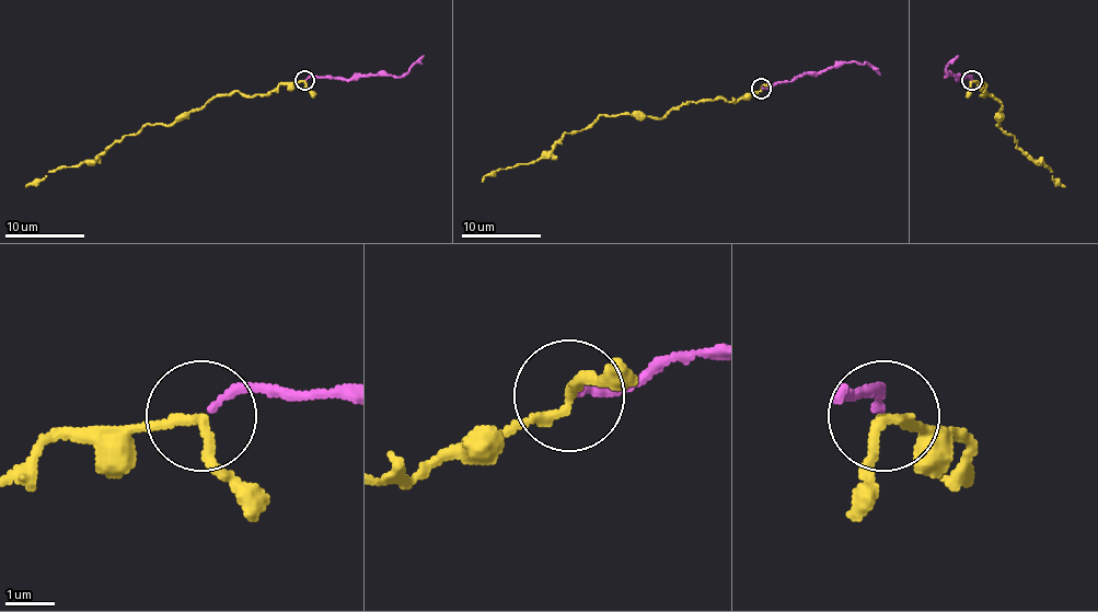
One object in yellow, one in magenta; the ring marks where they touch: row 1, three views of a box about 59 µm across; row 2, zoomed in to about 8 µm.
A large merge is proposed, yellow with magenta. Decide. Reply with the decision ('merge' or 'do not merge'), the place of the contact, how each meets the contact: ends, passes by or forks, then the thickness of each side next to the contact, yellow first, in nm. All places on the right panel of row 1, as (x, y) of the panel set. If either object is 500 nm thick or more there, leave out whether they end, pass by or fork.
merge | (972, 80) | yellow passes by | magenta ends | 190/170 nm

